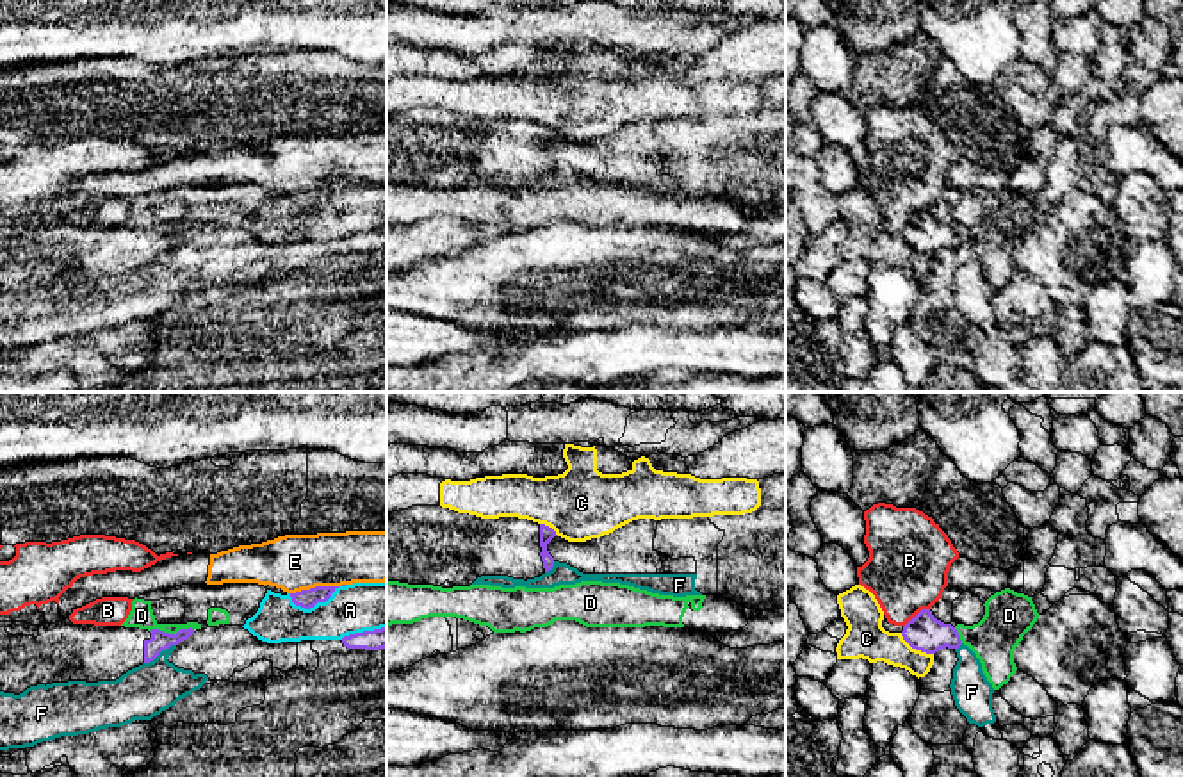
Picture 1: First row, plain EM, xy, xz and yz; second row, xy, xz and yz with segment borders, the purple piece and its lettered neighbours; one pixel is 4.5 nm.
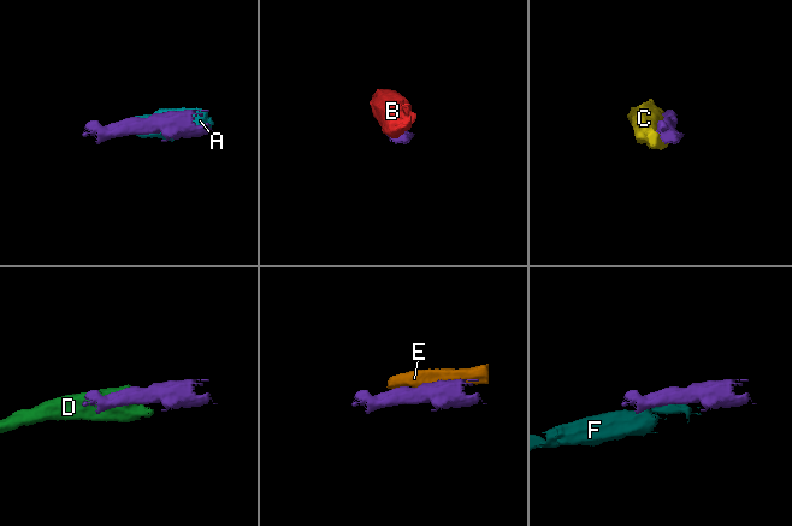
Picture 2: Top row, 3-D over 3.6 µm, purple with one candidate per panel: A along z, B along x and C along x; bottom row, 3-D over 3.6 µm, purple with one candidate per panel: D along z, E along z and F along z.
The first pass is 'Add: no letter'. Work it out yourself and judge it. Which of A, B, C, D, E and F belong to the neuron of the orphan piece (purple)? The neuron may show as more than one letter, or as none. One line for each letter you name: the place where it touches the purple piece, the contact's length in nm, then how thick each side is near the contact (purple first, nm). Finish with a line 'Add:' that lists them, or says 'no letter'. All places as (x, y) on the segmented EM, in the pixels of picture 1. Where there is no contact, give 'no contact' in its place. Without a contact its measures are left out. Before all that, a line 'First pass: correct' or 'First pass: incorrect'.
First pass: correct
Add: no letter

